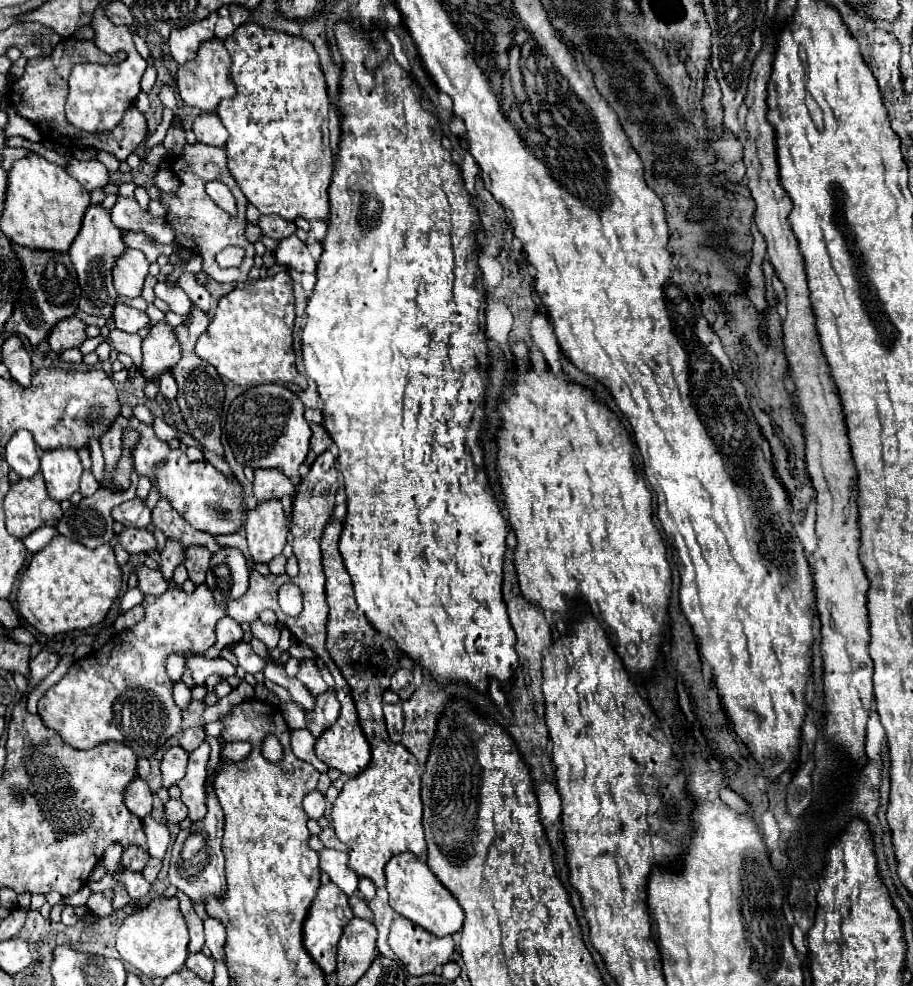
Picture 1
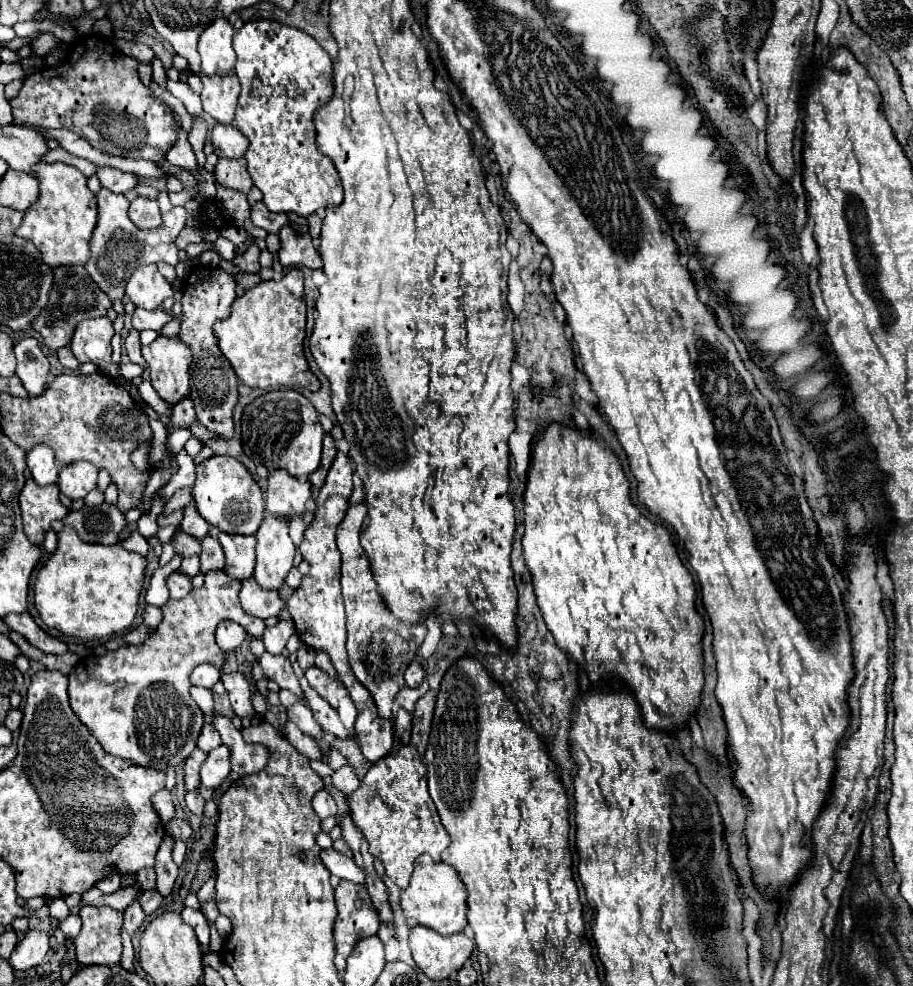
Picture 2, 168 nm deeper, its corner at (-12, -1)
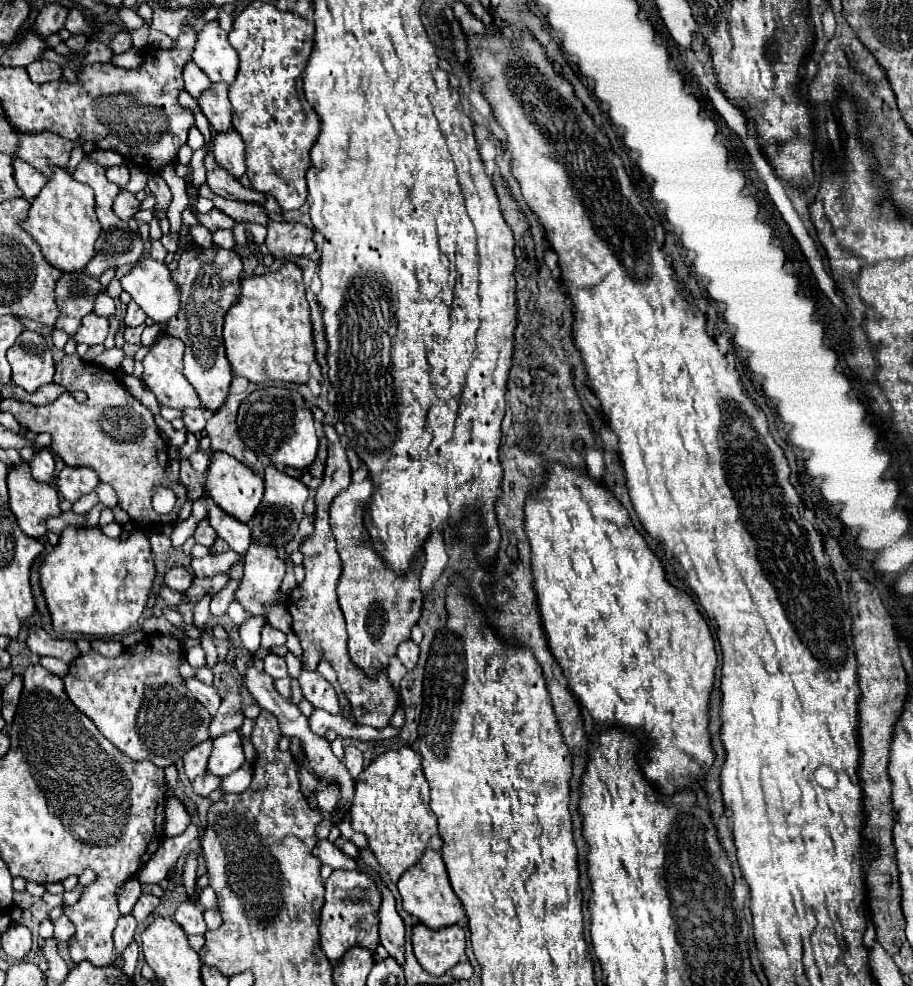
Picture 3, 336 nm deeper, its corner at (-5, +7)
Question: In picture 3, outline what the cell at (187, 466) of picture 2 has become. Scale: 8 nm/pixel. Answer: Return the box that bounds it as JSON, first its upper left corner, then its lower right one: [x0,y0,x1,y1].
[190,453,210,475]

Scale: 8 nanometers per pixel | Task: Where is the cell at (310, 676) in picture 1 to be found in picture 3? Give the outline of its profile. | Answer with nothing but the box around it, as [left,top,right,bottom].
[298,671,340,715]

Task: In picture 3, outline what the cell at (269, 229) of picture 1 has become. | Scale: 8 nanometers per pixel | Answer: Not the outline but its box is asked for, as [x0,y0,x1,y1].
[208,167,264,203]

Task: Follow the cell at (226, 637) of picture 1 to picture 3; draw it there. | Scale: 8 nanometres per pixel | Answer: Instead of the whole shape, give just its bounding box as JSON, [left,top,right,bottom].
[210,579,238,617]

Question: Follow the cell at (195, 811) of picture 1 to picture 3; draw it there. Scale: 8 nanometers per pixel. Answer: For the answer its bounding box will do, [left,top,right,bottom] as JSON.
[208,731,244,777]

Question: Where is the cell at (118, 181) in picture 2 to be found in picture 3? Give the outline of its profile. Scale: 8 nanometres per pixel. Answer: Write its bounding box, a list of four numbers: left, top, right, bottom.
[106,165,130,189]

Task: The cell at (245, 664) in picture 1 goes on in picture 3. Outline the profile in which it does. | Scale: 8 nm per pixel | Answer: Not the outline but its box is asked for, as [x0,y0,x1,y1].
[264,653,288,679]

